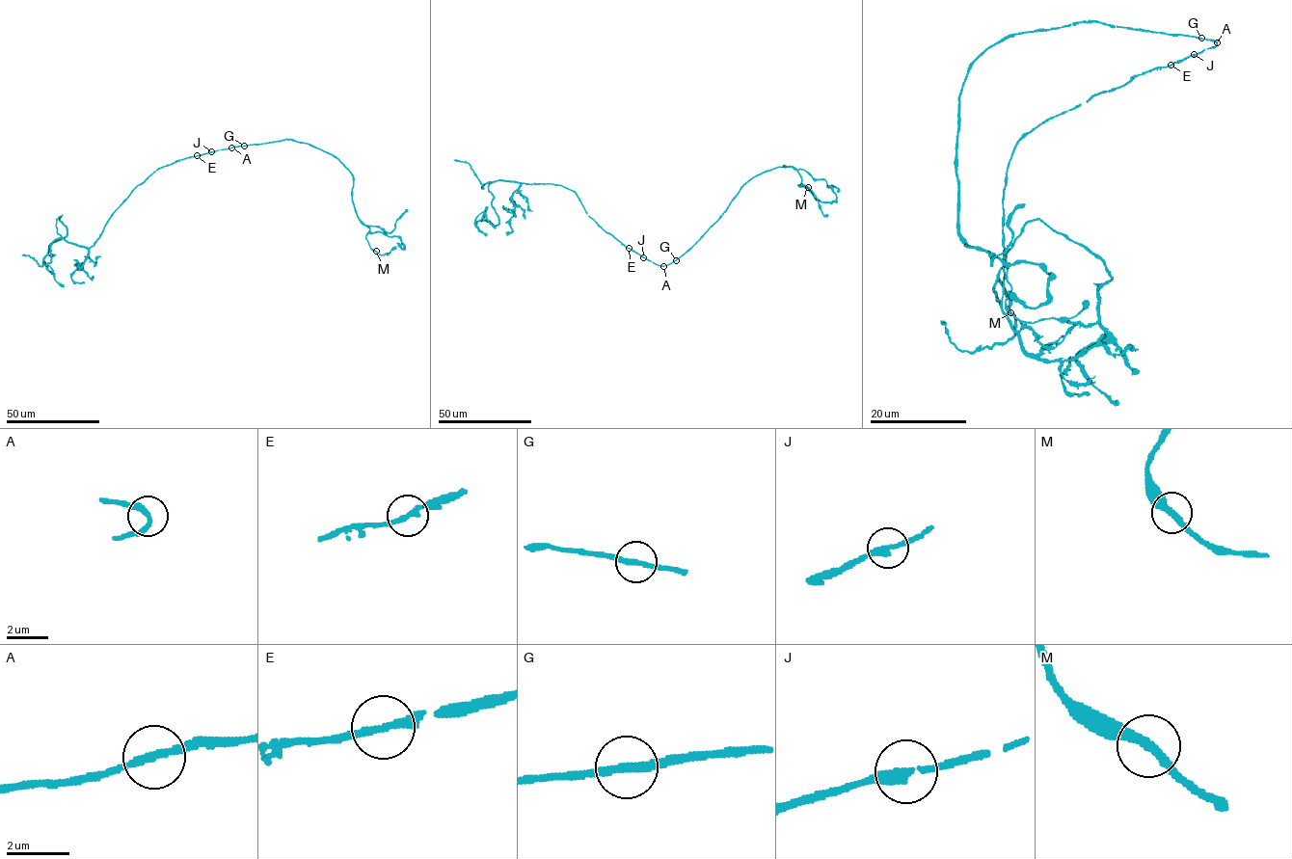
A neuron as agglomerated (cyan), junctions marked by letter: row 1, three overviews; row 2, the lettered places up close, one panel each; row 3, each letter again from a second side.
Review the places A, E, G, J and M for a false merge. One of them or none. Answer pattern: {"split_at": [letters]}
{"split_at": []}

